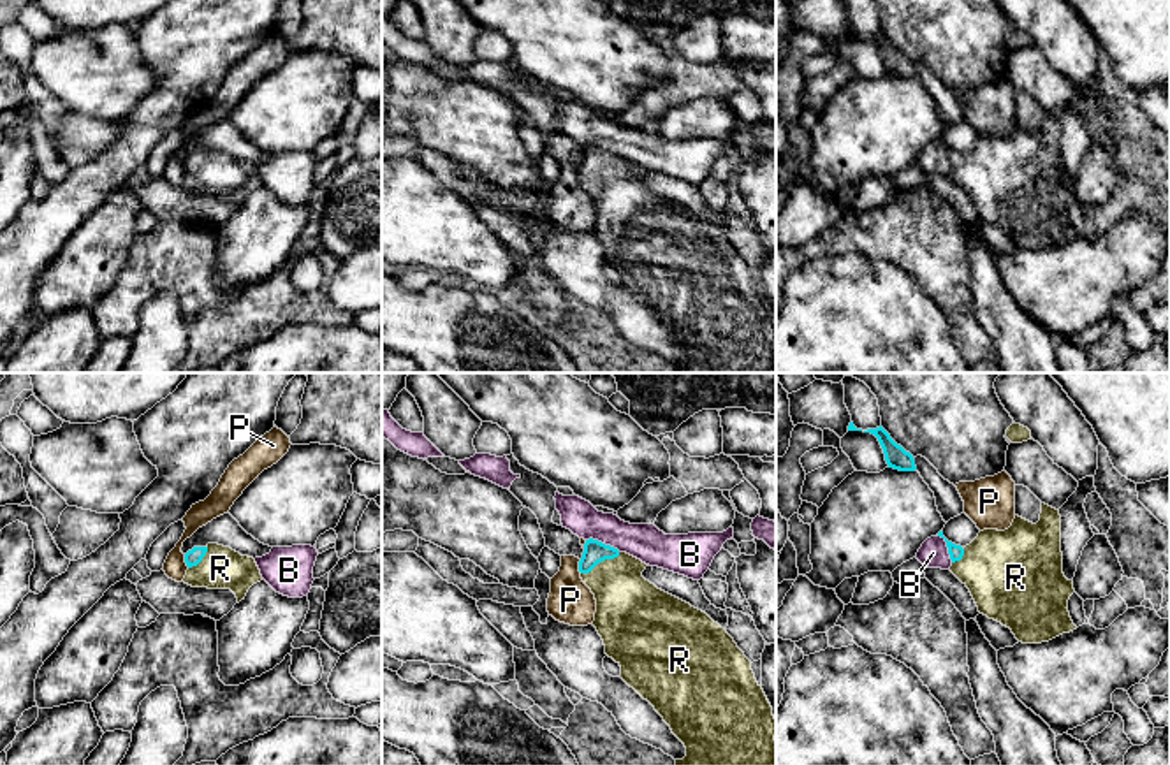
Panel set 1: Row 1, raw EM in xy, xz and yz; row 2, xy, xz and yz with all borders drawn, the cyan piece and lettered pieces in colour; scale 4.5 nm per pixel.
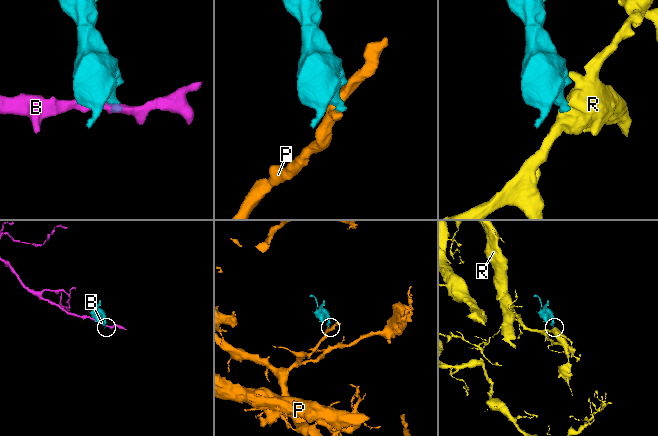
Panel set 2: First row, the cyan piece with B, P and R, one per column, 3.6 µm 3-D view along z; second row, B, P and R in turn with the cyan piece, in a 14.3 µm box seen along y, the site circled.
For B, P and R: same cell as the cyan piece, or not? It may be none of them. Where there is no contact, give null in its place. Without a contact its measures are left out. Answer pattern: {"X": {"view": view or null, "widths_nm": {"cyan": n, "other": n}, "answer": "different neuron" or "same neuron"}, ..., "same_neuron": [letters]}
{"B": {"view": "xz", "widths_nm": {"cyan": 100, "other": 170}, "answer": "different neuron"}, "P": {"view": "xy", "widths_nm": {"cyan": 80, "other": 110}, "answer": "different neuron"}, "R": {"view": "xz", "widths_nm": {"cyan": 100, "other": 300}, "answer": "same neuron"}, "same_neuron": ["R"]}

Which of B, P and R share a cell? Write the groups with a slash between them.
B / P / R

